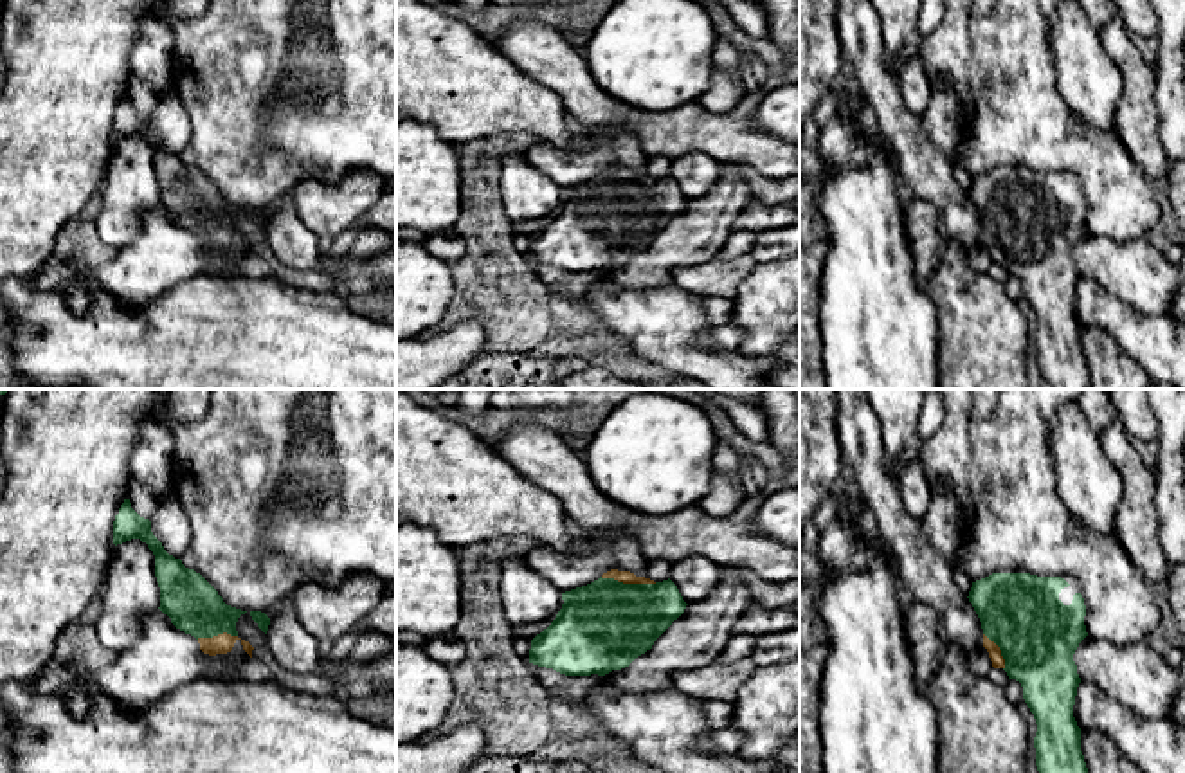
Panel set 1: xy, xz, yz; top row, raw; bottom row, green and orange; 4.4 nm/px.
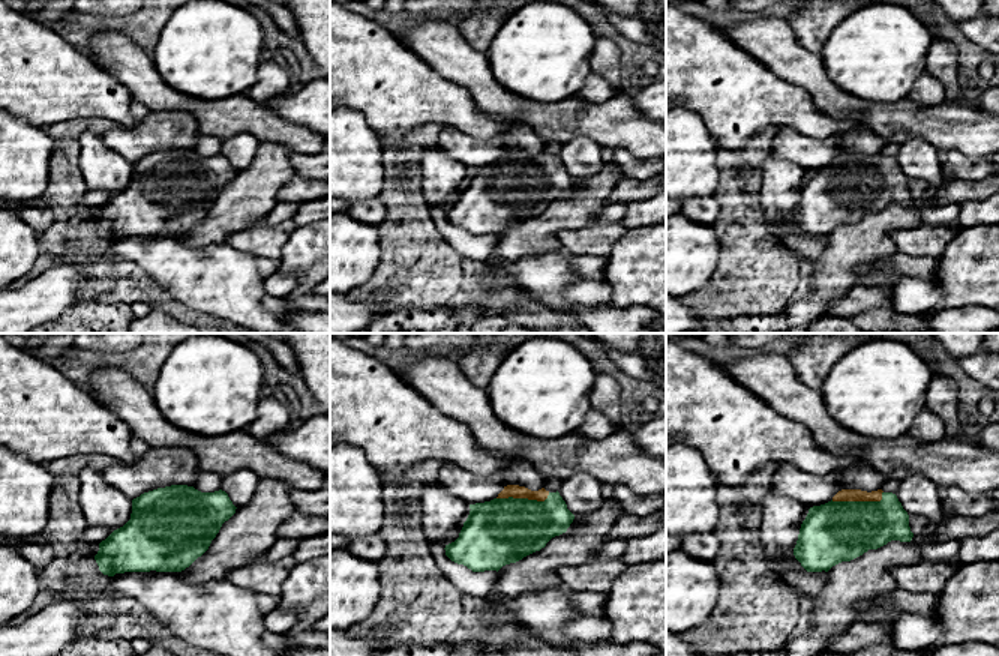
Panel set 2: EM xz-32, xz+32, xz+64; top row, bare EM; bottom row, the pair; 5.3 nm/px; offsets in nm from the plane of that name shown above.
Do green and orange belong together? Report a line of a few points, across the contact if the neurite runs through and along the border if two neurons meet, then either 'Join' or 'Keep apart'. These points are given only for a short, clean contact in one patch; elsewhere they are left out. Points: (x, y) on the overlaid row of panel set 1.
Line: xz (604, 626), (620, 609), (629, 584), (625, 577). Join

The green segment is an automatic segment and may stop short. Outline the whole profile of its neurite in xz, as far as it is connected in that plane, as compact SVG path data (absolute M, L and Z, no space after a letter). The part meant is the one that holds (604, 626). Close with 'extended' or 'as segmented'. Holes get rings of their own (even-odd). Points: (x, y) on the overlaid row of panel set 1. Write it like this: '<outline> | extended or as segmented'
M618 569L603 573L587 586L562 593L562 600L562 609L551 625L531 640L529 663L565 676L605 676L629 667L652 649L654 641L688 605L670 578L654 582Z | extended

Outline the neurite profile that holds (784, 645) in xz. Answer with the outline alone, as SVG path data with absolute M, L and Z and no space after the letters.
M800 625L780 631L776 634L756 636L756 645L751 659L756 667L765 667L773 661L787 661L800 656Z

